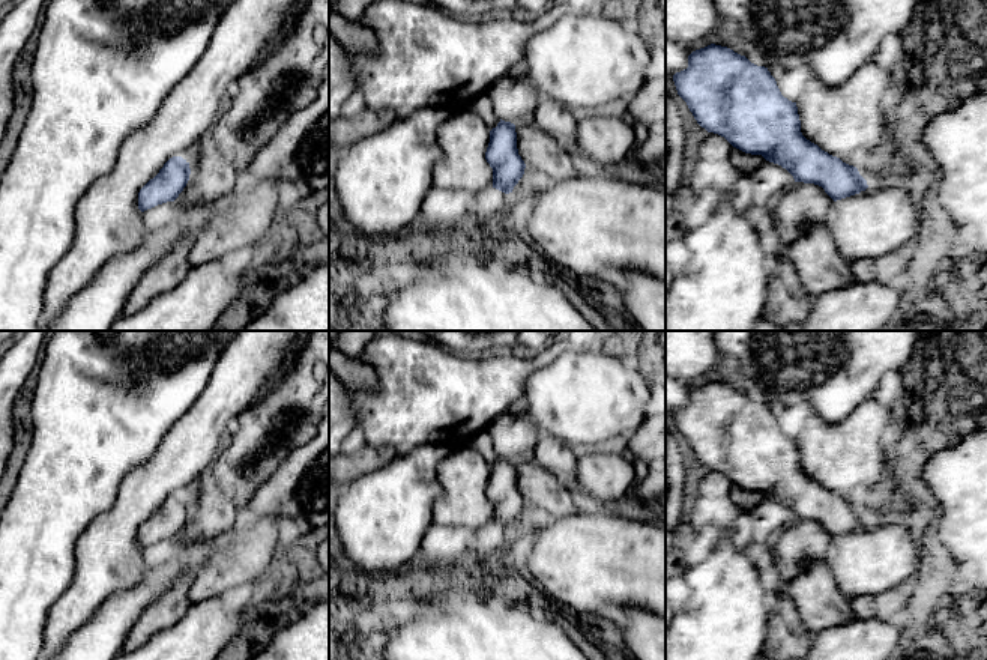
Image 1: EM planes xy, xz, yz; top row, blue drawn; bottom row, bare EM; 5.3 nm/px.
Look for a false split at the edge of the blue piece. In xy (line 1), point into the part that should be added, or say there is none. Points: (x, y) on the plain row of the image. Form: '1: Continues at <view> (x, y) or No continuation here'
1: No continuation here

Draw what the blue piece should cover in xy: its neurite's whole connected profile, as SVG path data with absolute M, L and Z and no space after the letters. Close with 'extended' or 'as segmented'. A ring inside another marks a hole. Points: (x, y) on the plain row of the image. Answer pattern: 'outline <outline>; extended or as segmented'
outline M182 493L170 495L159 510L150 516L138 529L138 546L141 549L158 541L174 538L189 517L189 499Z; as segmented

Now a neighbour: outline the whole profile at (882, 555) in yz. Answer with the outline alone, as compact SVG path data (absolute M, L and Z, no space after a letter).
M873 520L864 529L837 538L829 568L846 598L882 594L903 588L903 582L916 574L919 550L909 520Z

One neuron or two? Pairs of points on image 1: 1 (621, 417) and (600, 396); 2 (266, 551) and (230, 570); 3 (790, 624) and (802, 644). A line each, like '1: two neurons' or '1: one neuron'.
1: one neuron
2: one neuron
3: one neuron

